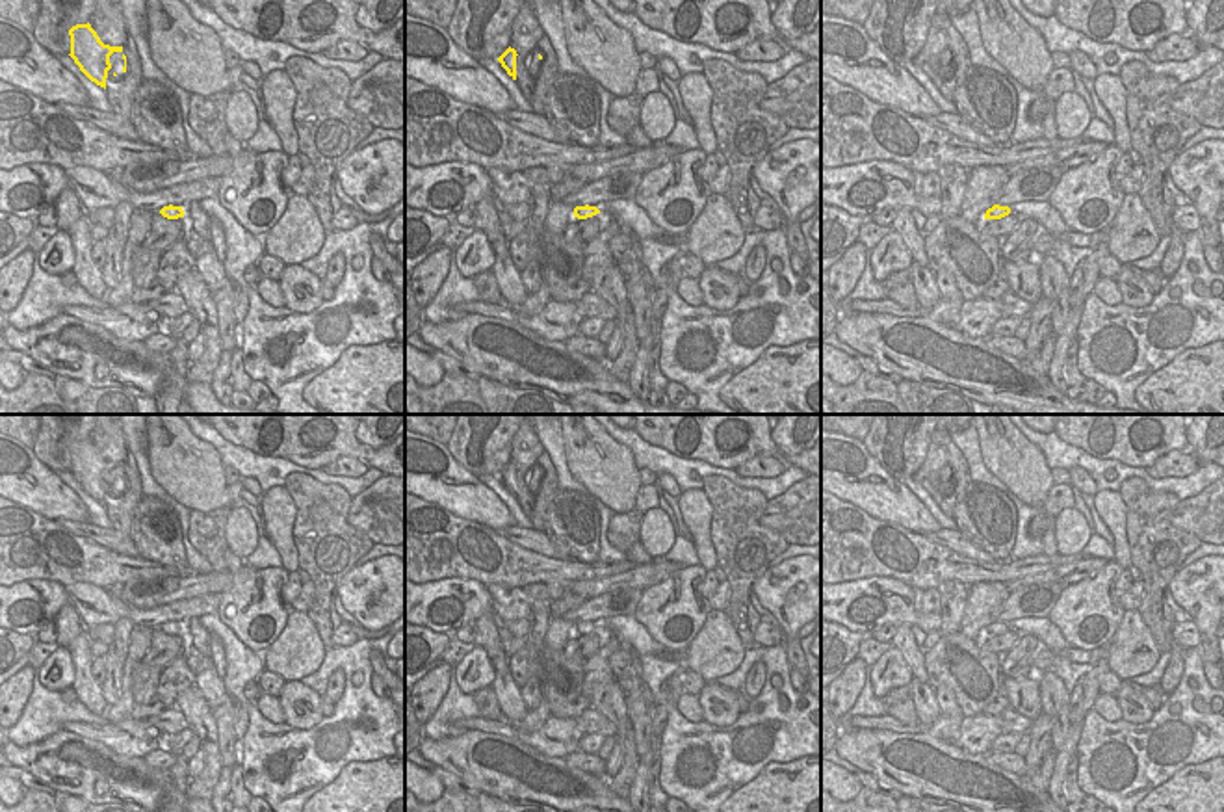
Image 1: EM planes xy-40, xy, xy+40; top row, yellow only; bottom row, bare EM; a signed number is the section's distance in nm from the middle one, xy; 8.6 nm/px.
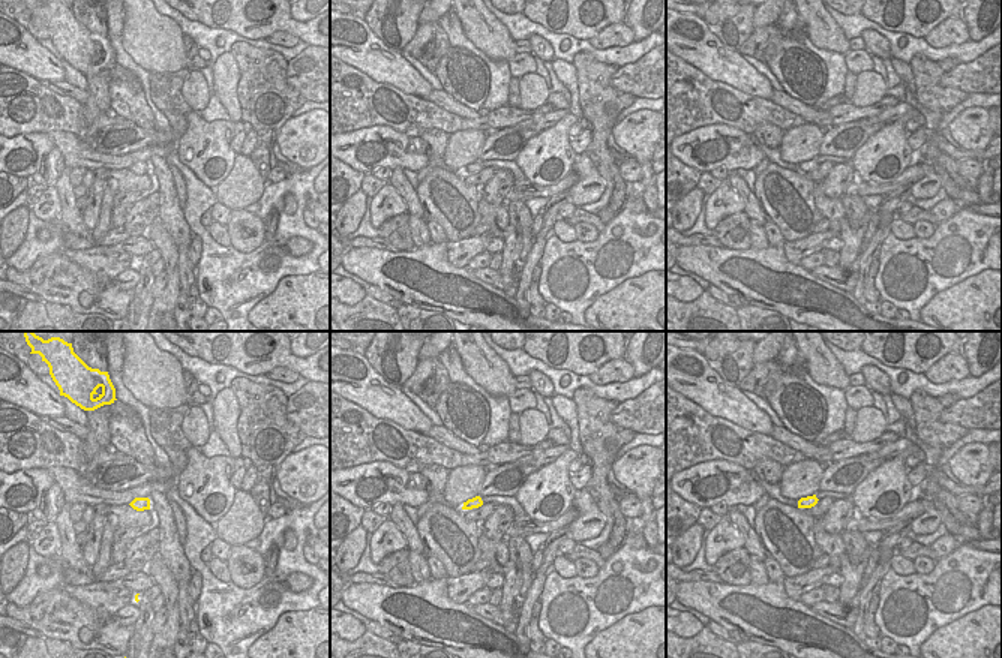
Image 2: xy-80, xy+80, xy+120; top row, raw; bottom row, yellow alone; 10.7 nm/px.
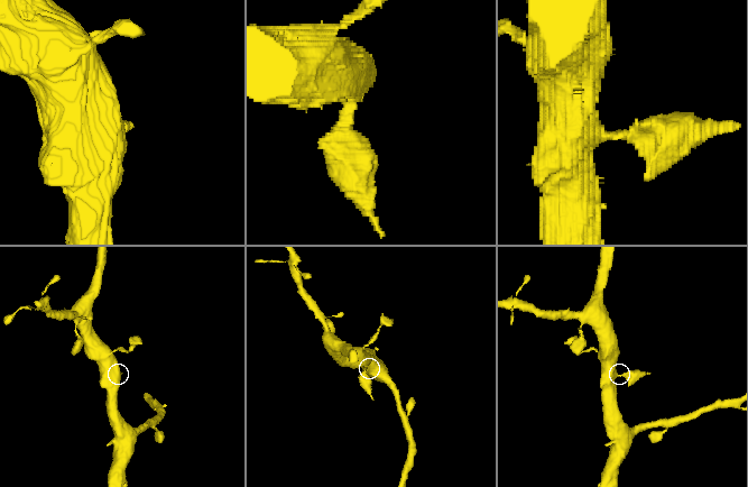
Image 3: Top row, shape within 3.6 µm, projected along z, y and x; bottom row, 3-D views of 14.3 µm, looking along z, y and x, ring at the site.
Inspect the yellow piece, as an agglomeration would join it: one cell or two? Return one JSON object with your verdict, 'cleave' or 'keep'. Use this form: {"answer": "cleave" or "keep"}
{"answer": "keep"}

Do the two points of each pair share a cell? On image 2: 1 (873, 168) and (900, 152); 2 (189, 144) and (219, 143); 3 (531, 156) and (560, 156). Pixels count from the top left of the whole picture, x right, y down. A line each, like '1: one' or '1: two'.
1: one
2: one
3: one

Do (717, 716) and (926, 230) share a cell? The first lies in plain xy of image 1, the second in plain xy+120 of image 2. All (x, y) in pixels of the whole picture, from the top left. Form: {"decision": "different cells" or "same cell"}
{"decision": "same cell"}

